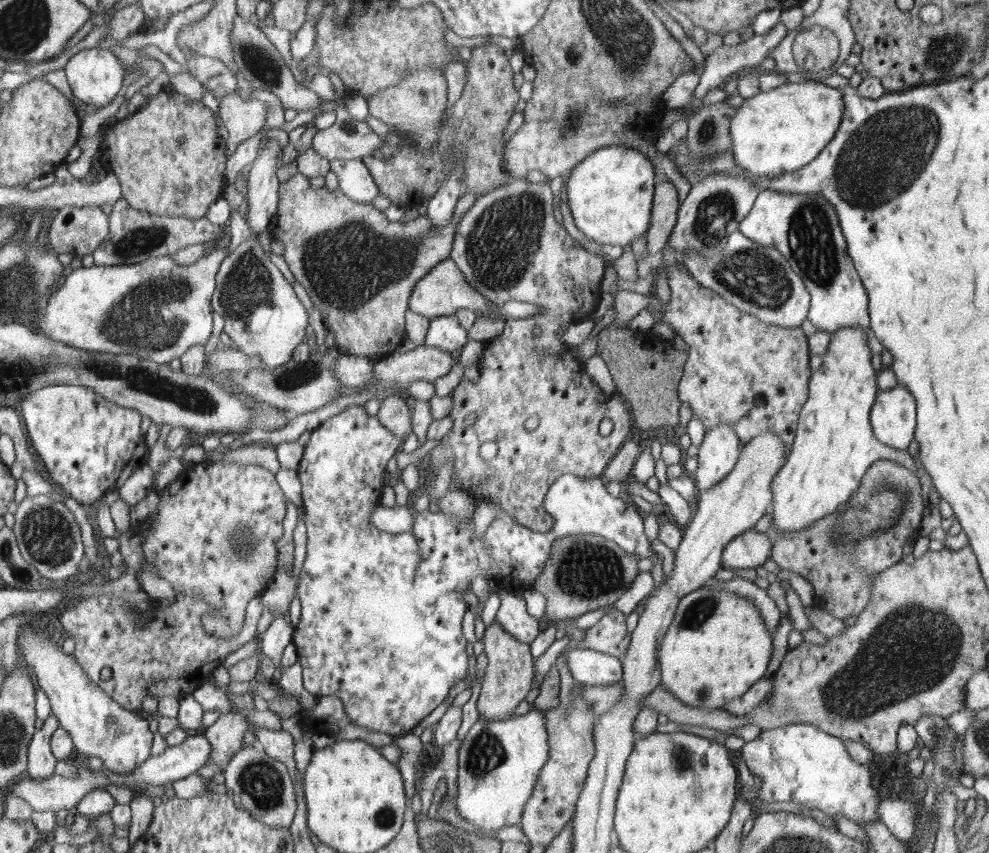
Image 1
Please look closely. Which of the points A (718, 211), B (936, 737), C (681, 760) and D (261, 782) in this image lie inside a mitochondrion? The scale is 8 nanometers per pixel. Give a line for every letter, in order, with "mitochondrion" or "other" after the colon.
A: mitochondrion
B: mitochondrion
C: mitochondrion
D: mitochondrion

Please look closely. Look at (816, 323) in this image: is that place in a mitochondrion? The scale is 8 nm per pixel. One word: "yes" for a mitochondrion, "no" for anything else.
no

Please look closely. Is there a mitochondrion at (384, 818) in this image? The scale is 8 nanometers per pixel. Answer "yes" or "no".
yes

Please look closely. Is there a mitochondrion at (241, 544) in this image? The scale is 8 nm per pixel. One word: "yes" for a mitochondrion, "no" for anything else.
yes

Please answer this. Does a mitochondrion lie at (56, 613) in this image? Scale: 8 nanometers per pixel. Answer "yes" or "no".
no

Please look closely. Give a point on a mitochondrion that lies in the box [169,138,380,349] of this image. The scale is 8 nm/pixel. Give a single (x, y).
(246, 290)

